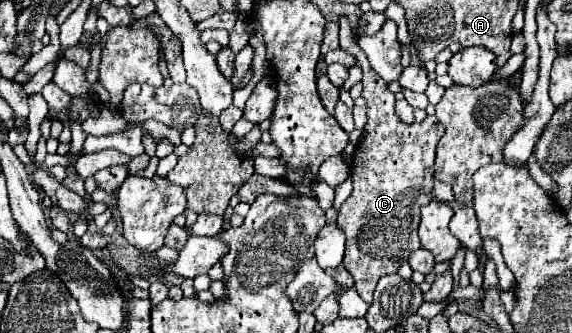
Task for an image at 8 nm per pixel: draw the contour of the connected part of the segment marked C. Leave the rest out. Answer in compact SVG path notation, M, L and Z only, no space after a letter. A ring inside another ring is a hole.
M341 20L345 28L339 32L341 48L353 54L363 68L363 92L367 102L367 136L357 144L353 156L353 192L339 208L337 224L347 234L347 250L343 266L355 278L355 290L371 304L373 290L381 276L395 274L397 268L407 262L409 254L419 250L419 210L433 198L433 164L435 146L443 136L443 126L435 116L427 116L419 124L401 124L395 114L395 96L387 90L387 84L375 76L363 50L355 46L351 26Z

